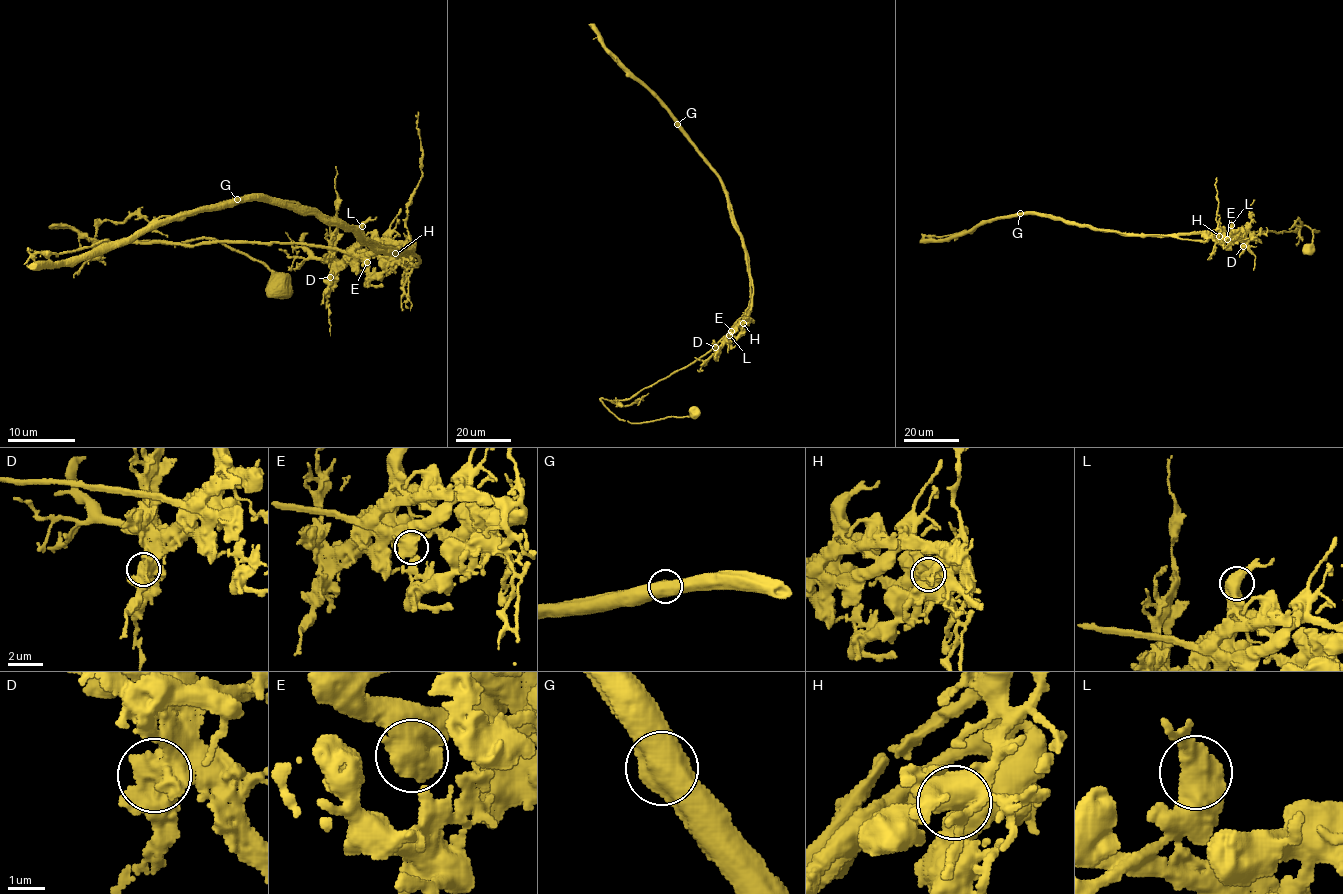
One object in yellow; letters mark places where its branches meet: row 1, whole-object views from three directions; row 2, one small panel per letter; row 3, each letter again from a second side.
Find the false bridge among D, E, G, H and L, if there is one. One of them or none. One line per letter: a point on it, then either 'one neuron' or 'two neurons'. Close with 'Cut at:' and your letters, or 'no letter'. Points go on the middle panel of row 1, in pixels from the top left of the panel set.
D: at (715, 347); one neuron
E: at (731, 331); one neuron
G: at (677, 124); two neurons
H: at (743, 323); one neuron
L: at (729, 335); one neuron
Cut at: G

